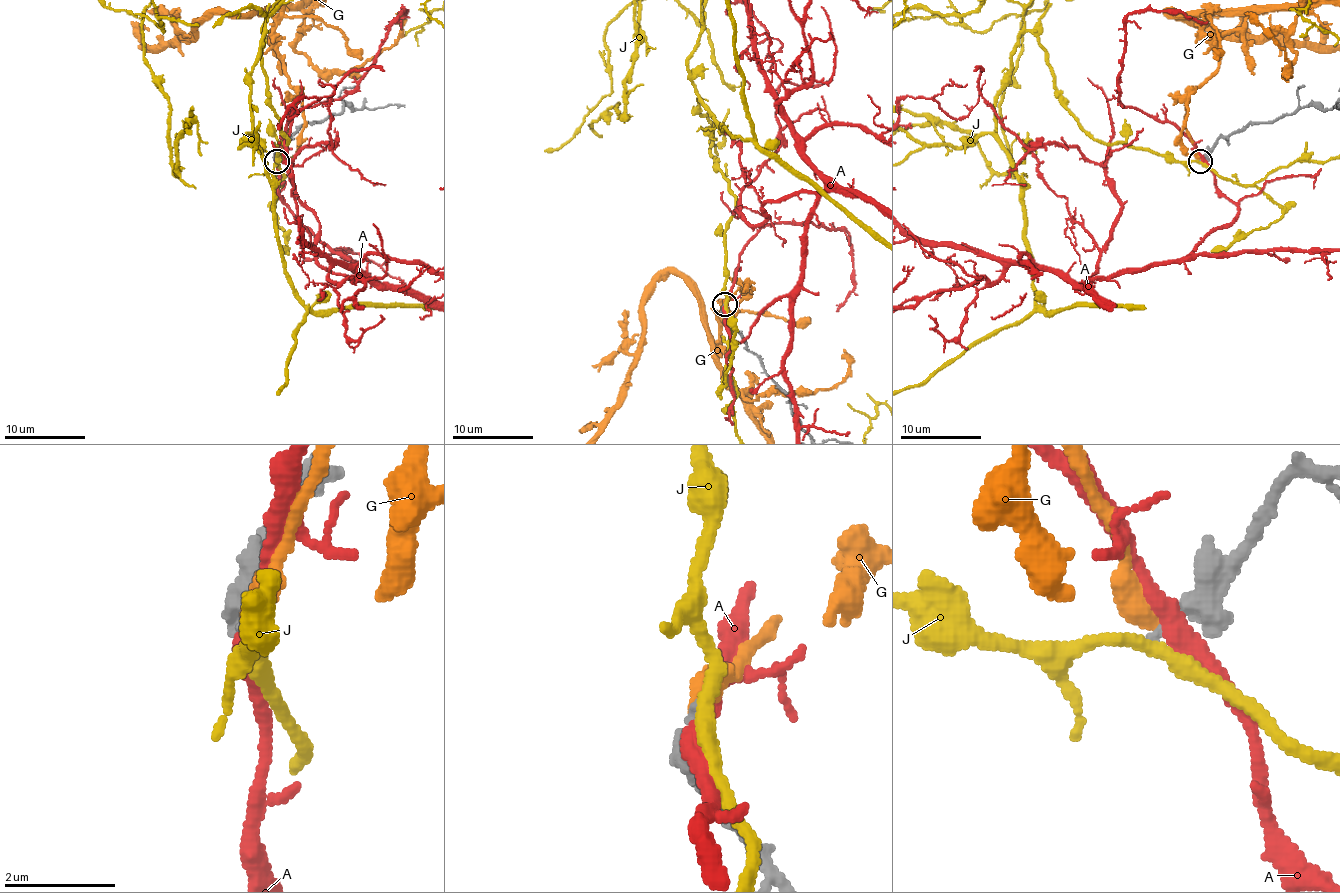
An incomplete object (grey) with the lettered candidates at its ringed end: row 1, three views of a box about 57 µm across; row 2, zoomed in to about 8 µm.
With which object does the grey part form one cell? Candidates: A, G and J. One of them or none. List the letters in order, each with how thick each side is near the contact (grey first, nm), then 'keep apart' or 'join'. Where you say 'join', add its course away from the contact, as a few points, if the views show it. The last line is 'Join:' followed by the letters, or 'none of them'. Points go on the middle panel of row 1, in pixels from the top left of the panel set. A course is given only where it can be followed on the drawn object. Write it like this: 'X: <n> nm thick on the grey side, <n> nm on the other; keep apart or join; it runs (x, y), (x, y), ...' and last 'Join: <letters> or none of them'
A: 400 nm thick on the grey side, 380 nm on the other; keep apart
G: 190 nm thick on the grey side, 460 nm on the other; keep apart
J: 160 nm thick on the grey side, 280 nm on the other; keep apart
Join: none of them

